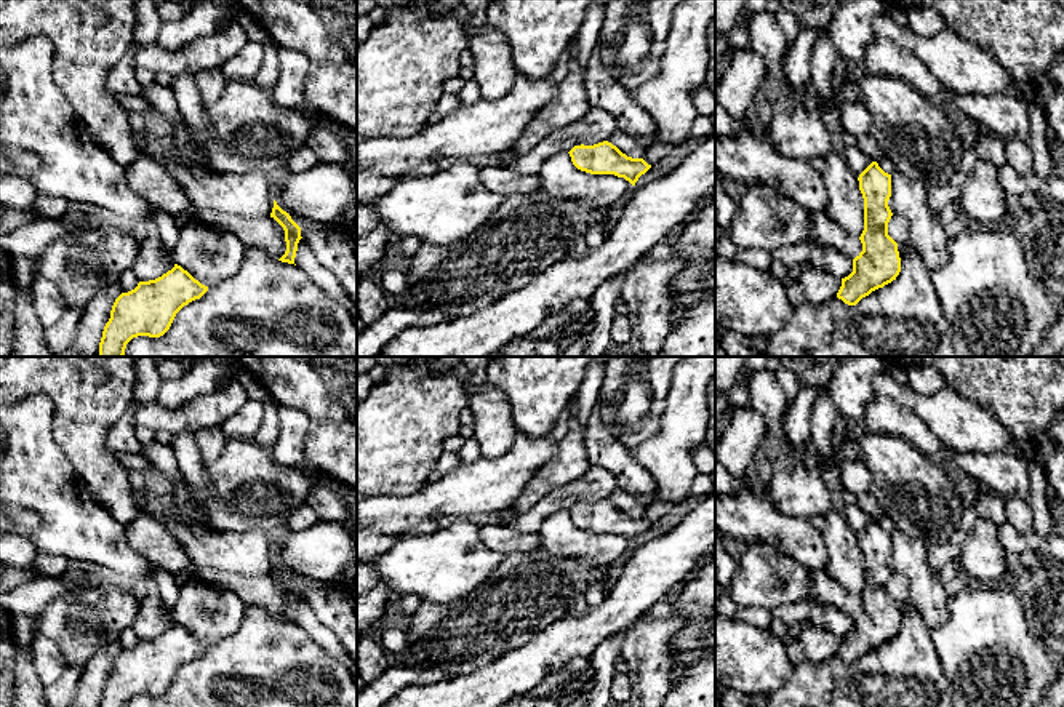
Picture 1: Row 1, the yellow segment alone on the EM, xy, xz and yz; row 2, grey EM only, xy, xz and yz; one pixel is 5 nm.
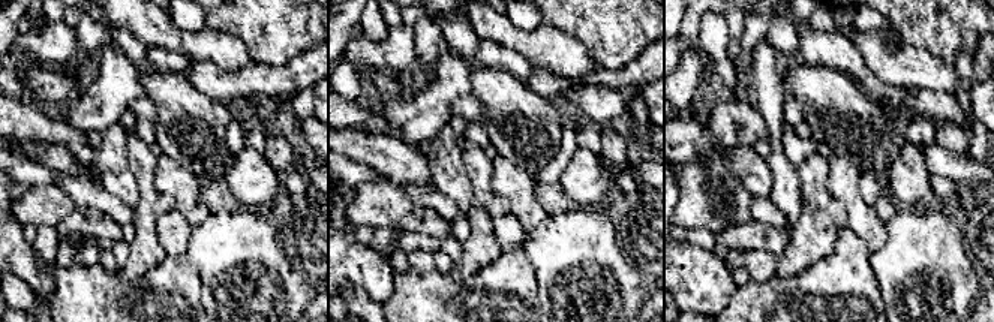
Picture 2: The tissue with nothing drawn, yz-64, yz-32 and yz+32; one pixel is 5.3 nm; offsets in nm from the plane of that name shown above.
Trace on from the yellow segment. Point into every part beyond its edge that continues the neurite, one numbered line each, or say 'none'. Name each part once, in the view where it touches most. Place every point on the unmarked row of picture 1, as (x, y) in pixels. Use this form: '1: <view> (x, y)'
none

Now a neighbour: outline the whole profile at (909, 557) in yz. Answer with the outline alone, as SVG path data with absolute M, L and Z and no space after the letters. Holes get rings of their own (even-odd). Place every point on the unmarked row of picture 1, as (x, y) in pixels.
M894 528L891 531L888 565L893 573L901 573L907 577L910 598L922 619L931 625L941 624L947 617L947 593L928 565L928 547Z

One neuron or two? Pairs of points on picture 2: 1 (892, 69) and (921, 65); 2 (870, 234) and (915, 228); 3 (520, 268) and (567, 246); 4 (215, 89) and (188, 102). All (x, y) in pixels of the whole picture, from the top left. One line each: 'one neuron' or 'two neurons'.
1: one neuron
2: two neurons
3: two neurons
4: two neurons

